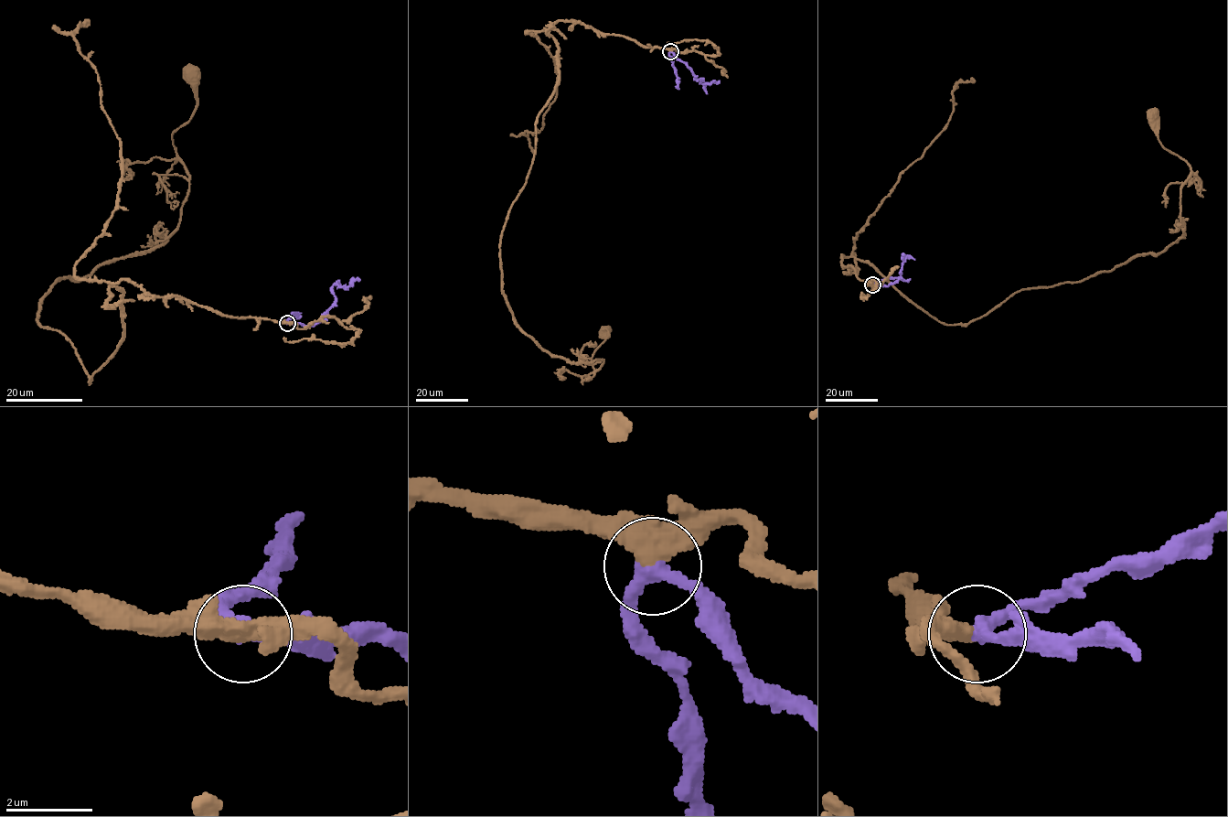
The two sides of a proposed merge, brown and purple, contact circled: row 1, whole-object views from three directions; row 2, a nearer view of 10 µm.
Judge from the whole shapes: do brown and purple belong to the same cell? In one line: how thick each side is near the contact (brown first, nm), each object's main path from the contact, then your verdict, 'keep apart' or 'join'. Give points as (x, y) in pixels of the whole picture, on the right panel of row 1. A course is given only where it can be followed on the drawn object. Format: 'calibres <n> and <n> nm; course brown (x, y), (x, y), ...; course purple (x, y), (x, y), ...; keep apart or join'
calibres 400 and 320 nm; course brown (872, 284), (841, 255), (967, 325), (1021, 290), (1161, 252), (1182, 236), (1190, 168), (1152, 114); course purple (872, 284), (889, 285), (900, 277), (905, 258), (902, 254); join

